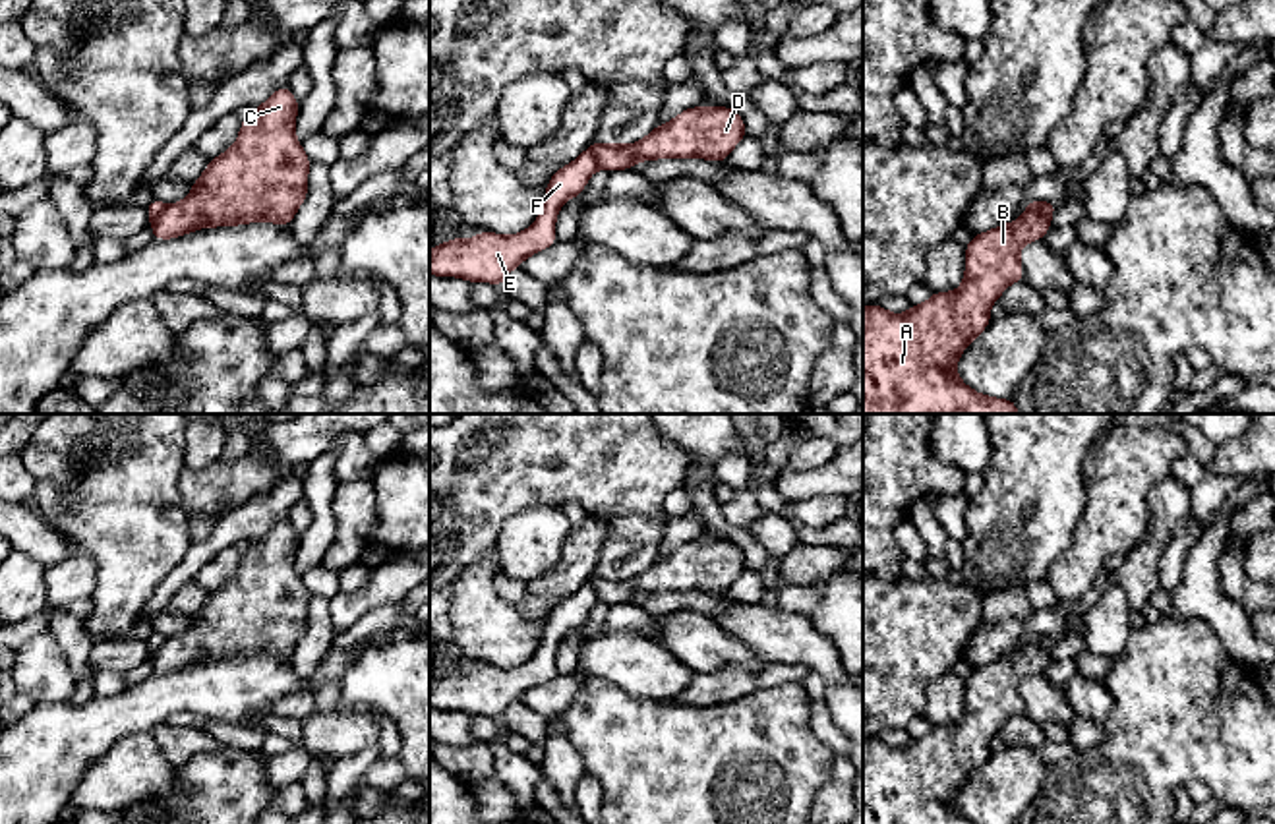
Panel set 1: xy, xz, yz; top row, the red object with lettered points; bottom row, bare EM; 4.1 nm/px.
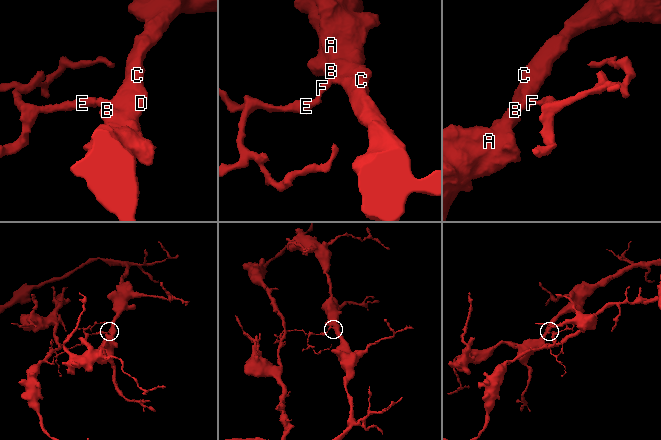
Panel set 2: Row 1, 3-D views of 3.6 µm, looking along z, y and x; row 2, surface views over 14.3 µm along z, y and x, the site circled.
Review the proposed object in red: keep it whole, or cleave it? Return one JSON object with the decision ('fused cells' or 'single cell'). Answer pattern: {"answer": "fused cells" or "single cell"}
{"answer": "fused cells"}

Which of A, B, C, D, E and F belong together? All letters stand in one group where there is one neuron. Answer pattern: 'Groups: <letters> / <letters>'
Groups: A B C D / E F

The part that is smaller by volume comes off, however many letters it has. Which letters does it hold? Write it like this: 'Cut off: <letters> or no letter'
Cut off: E, F

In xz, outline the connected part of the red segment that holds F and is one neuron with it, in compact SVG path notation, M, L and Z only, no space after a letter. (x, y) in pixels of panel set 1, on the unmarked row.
M588 580L573 596L561 600L548 615L544 642L524 663L501 669L484 663L470 673L453 671L430 685L430 708L457 710L472 716L503 720L505 710L520 696L557 675L555 652L567 633L578 631L592 605L596 590Z

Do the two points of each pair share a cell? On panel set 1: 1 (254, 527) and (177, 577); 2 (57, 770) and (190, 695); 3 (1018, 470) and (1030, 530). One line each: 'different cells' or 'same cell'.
1: same cell
2: same cell
3: same cell

